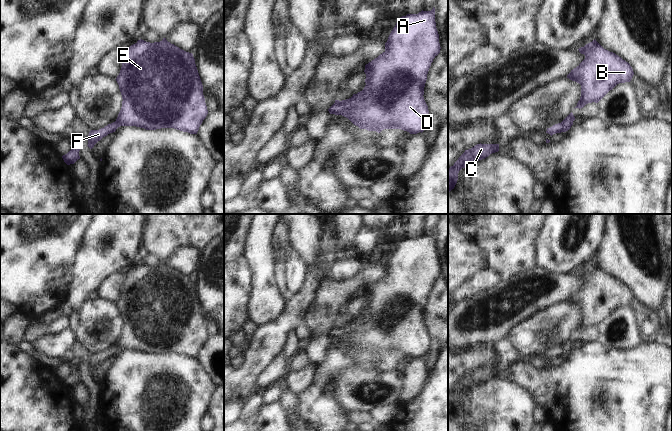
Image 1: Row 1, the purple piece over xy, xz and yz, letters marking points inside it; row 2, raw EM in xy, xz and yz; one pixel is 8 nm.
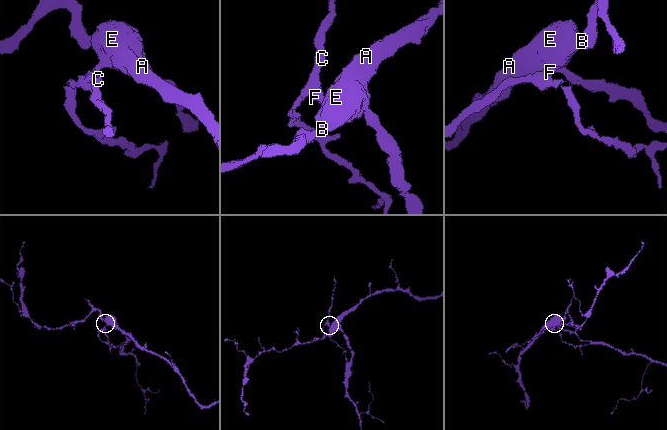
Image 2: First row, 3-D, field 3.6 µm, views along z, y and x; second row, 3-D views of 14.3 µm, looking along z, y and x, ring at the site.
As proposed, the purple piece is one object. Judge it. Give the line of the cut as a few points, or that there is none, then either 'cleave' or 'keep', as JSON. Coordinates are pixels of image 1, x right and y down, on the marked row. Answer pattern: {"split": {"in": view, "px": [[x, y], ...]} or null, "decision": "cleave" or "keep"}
{"split": {"in": "yz", "px": [[559, 123], [564, 131]]}, "decision": "cleave"}

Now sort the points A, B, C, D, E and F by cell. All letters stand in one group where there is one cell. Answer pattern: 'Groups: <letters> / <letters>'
Groups: A B D E / C F.

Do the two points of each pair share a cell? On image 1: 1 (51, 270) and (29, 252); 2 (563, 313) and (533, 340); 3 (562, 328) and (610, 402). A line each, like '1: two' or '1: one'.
1: one
2: one
3: two

